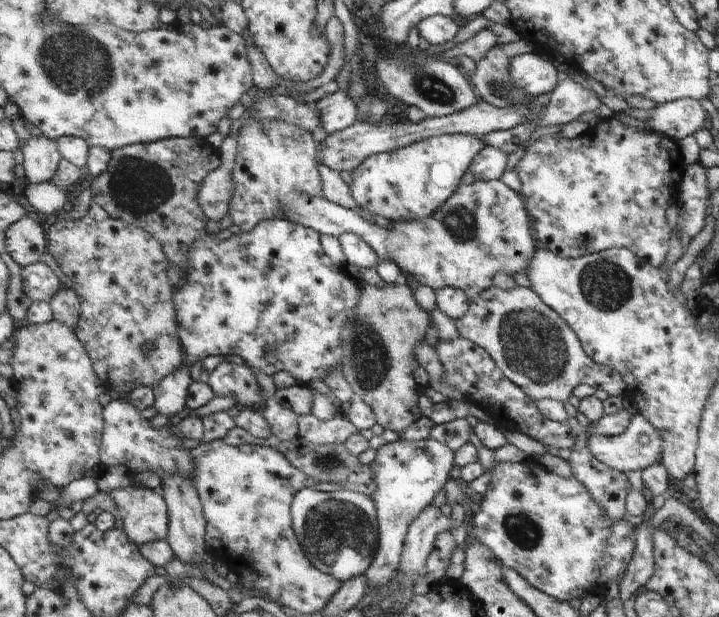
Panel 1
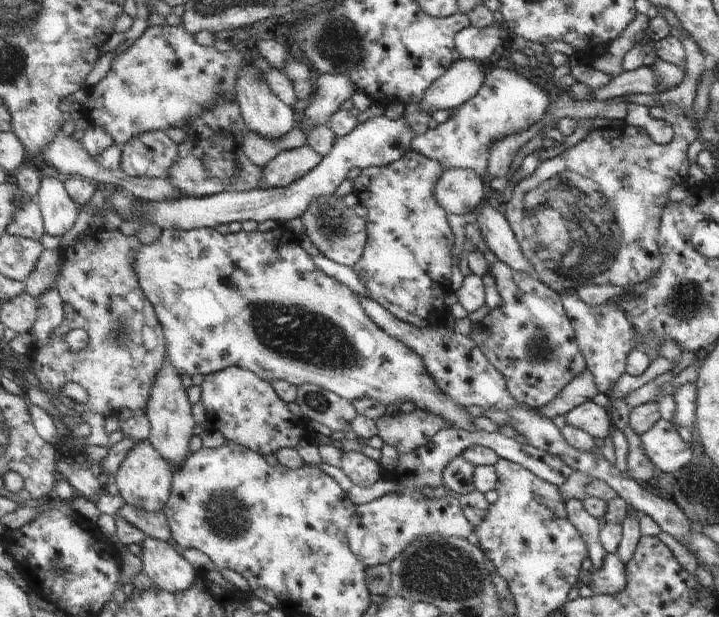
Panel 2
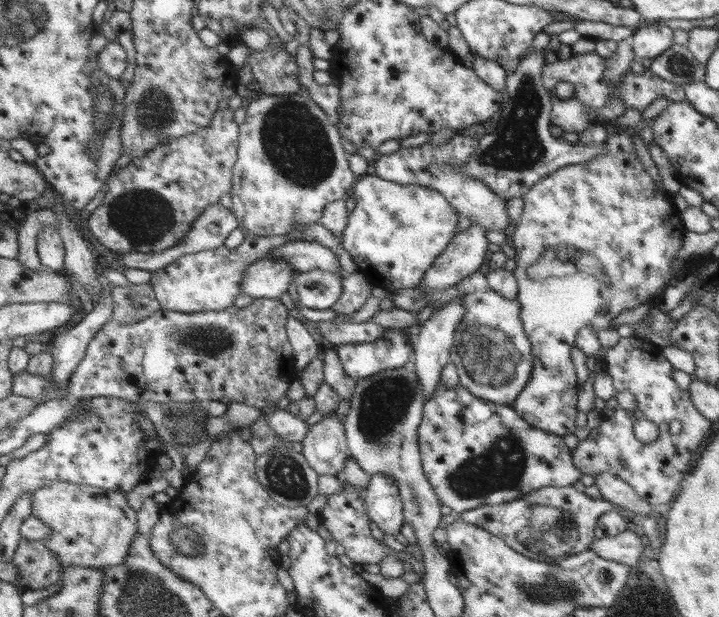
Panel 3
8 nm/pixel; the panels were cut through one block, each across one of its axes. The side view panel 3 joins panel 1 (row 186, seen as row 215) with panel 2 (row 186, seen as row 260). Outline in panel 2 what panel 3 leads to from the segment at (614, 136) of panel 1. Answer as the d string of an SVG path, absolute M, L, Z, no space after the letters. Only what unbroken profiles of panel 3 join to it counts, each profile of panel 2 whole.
M667 104L667 106L655 106L655 108L649 108L649 116L655 118L655 120L661 120L663 124L671 126L673 130L673 138L669 144L665 146L659 146L653 142L653 138L649 134L645 134L643 130L627 130L627 128L611 128L611 126L605 126L603 130L593 130L573 148L565 150L563 154L551 158L551 160L545 160L541 162L541 166L537 166L529 176L525 176L523 180L519 180L513 188L513 194L509 198L509 202L505 204L507 206L507 212L505 212L505 218L509 220L509 226L519 242L519 248L523 252L523 256L527 258L527 262L533 266L533 272L535 276L539 278L541 284L545 284L547 288L551 288L553 292L557 294L577 294L577 288L585 284L613 284L613 286L623 286L623 288L631 288L631 286L637 286L641 282L645 282L647 278L651 278L659 268L661 268L661 254L659 254L659 222L661 222L661 212L663 208L667 206L669 198L667 198L667 192L673 188L673 186L683 186L685 184L685 178L687 178L687 170L689 170L689 160L687 160L687 146L697 138L697 130L693 128L693 122L689 120L689 116L675 104Z

